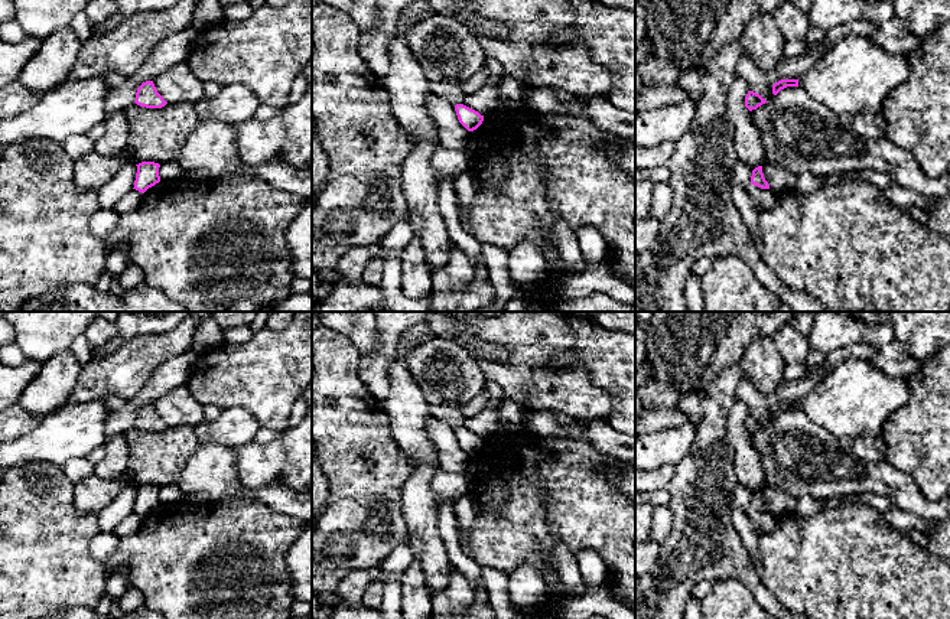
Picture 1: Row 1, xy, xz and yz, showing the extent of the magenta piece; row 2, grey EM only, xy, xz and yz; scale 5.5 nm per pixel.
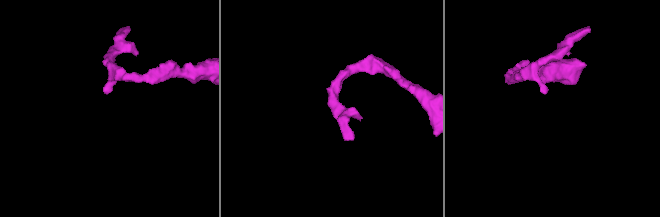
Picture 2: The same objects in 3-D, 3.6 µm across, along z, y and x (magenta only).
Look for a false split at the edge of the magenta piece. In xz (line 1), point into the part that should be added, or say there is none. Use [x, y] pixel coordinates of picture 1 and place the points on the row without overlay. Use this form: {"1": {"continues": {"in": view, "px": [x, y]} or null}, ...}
{"1": {"continues": null}}

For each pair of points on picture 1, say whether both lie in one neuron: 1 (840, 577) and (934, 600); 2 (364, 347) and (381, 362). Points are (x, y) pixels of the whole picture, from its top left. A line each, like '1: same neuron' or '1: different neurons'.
1: same neuron
2: different neurons

